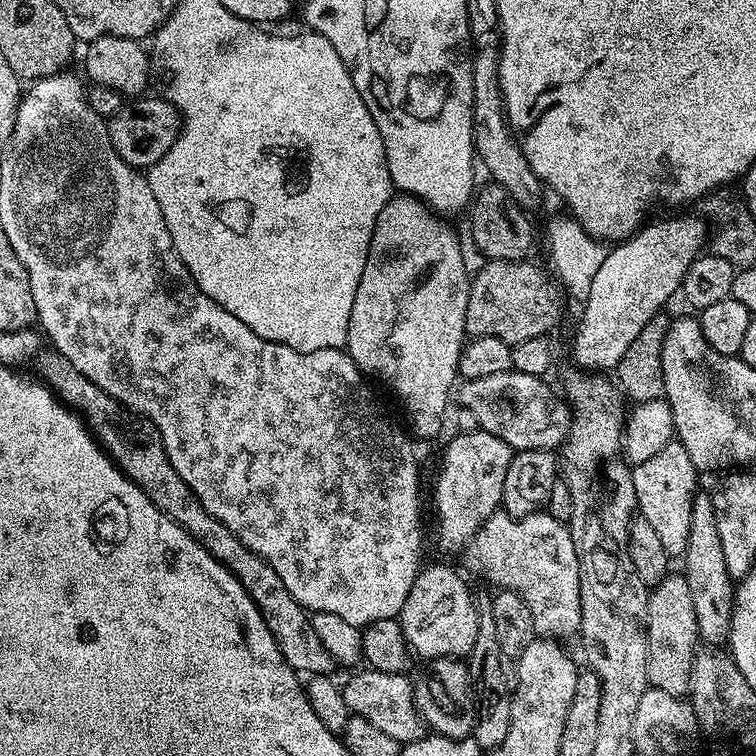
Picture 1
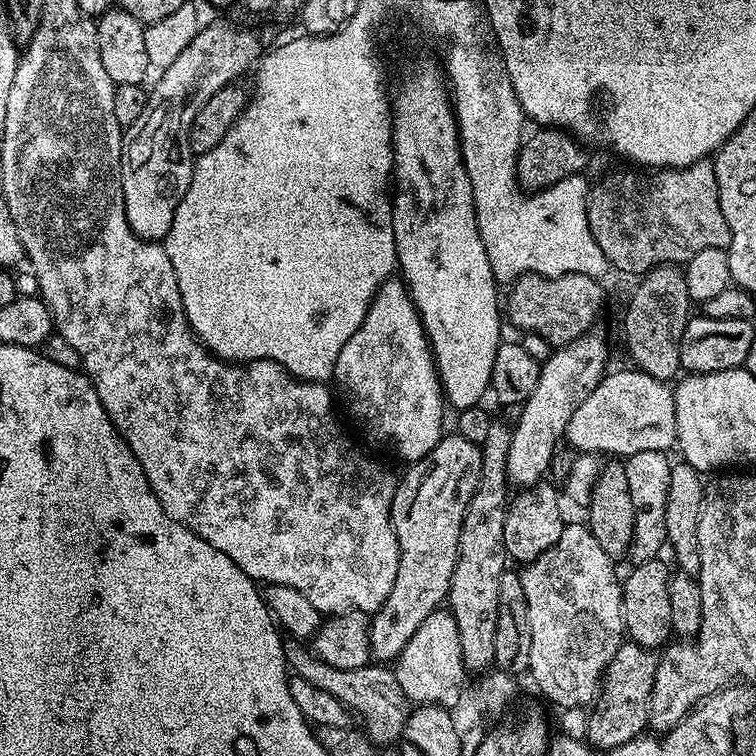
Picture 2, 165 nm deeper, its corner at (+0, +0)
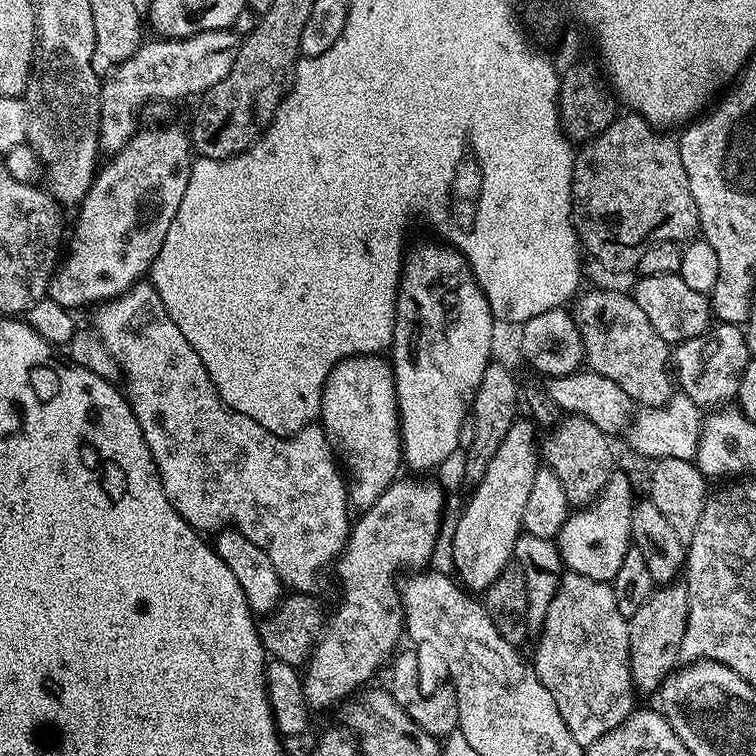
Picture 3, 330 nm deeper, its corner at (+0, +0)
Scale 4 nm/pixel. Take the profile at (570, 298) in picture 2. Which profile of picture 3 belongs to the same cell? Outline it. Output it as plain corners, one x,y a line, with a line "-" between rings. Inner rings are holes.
596,288
582,296
575,301
577,304
574,317
580,331
581,345
584,347
583,363
591,371
618,382
618,386
626,390
633,402
647,408
661,408
674,394
674,376
670,371
670,346
660,337
658,330
654,330
650,318
646,318
644,311
639,308
635,295
628,293
627,296
626,293
615,292
612,288

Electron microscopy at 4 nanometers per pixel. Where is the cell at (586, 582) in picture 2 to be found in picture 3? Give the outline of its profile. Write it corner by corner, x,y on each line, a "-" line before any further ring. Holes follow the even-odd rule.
565,571
554,594
554,602
550,602
546,610
544,621
548,623
548,632
541,628
538,633
536,660
534,659
536,676
542,686
550,690
550,698
554,698
558,714
562,714
562,722
566,722
566,730
574,734
574,742
590,745
602,738
602,734
618,727
634,711
634,689
628,661
627,619
618,614
611,583

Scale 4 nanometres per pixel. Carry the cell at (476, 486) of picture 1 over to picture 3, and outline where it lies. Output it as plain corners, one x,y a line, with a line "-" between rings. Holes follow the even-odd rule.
432,478
404,479
393,480
392,485
378,498
378,502
374,502
374,506
359,513
360,521
351,525
348,545
335,561
334,569
336,568
336,576
340,579
344,597
341,598
336,613
327,617
326,627
302,672
304,697
309,709
328,708
336,703
339,705
357,690
363,689
369,683
367,680
384,663
384,667
389,663
390,657
397,651
396,643
399,642
400,635
405,635
404,609
400,606
400,597
394,584
392,588
392,575
399,568
423,569
427,565
424,563
435,554
436,539
440,536
440,519
444,516
444,492
434,481
428,480

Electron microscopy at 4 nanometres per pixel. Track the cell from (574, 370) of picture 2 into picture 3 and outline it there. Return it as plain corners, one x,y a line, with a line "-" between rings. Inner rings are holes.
518,418
510,426
510,431
506,433
506,438
502,438
502,446
498,446
498,454
494,454
494,458
490,458
490,466
486,466
486,474
482,474
482,482
478,482
471,489
472,497
468,500
468,505
464,508
464,513
456,520
456,529
452,532
452,564
456,567
455,575
458,577
459,583
463,585
469,593
480,594
485,588
489,588
494,582
494,578
498,578
498,574
502,574
504,568
509,567
513,563
514,557
512,551
516,545
516,540
522,534
524,523
522,522
522,514
526,512
526,501
530,496
530,486
534,486
534,474
542,467
542,452
538,447
538,436
536,440
536,428
531,419

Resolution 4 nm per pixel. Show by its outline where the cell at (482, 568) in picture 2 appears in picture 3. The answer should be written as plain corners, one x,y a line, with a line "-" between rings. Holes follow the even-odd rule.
490,362
486,366
486,374
482,374
482,382
478,382
478,390
472,399
470,419
472,421
472,437
463,449
464,480
468,486
482,482
482,474
486,474
486,466
490,466
490,458
498,454
498,446
502,446
502,438
510,431
510,426
518,419
516,407
521,407
521,385
516,385
512,372
504,364

